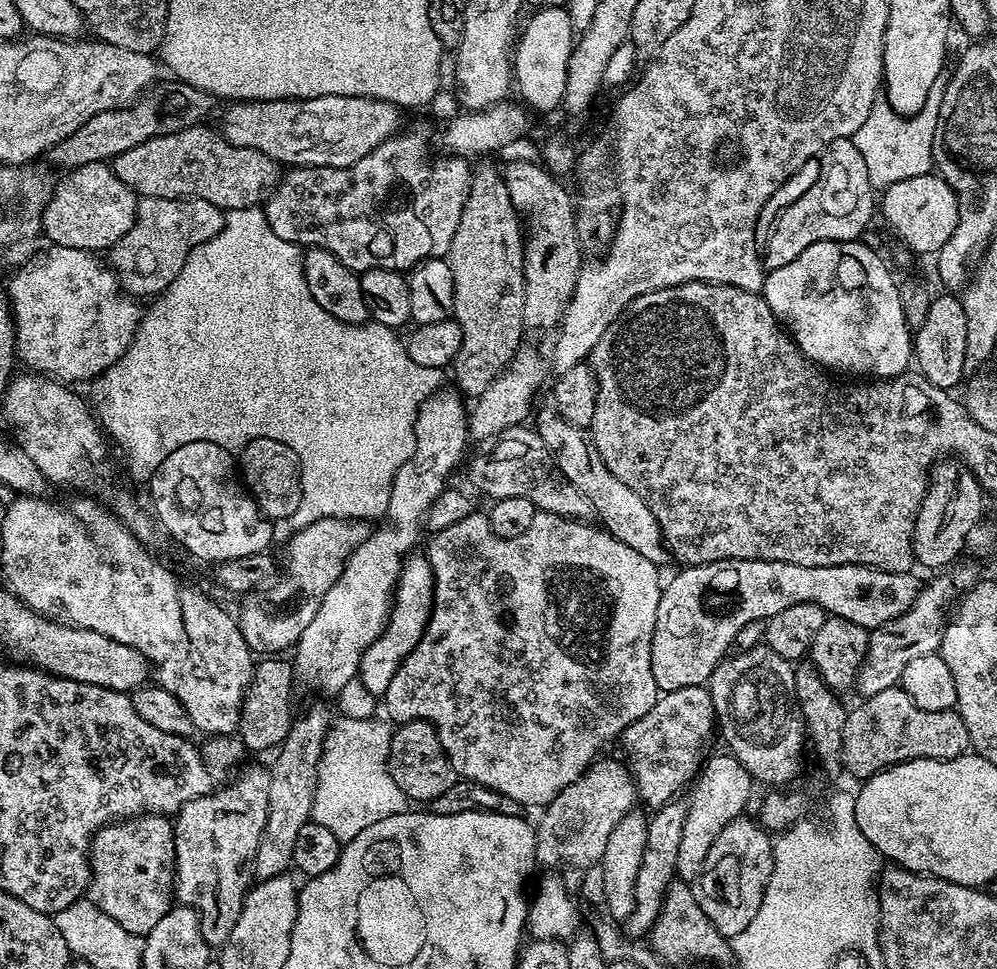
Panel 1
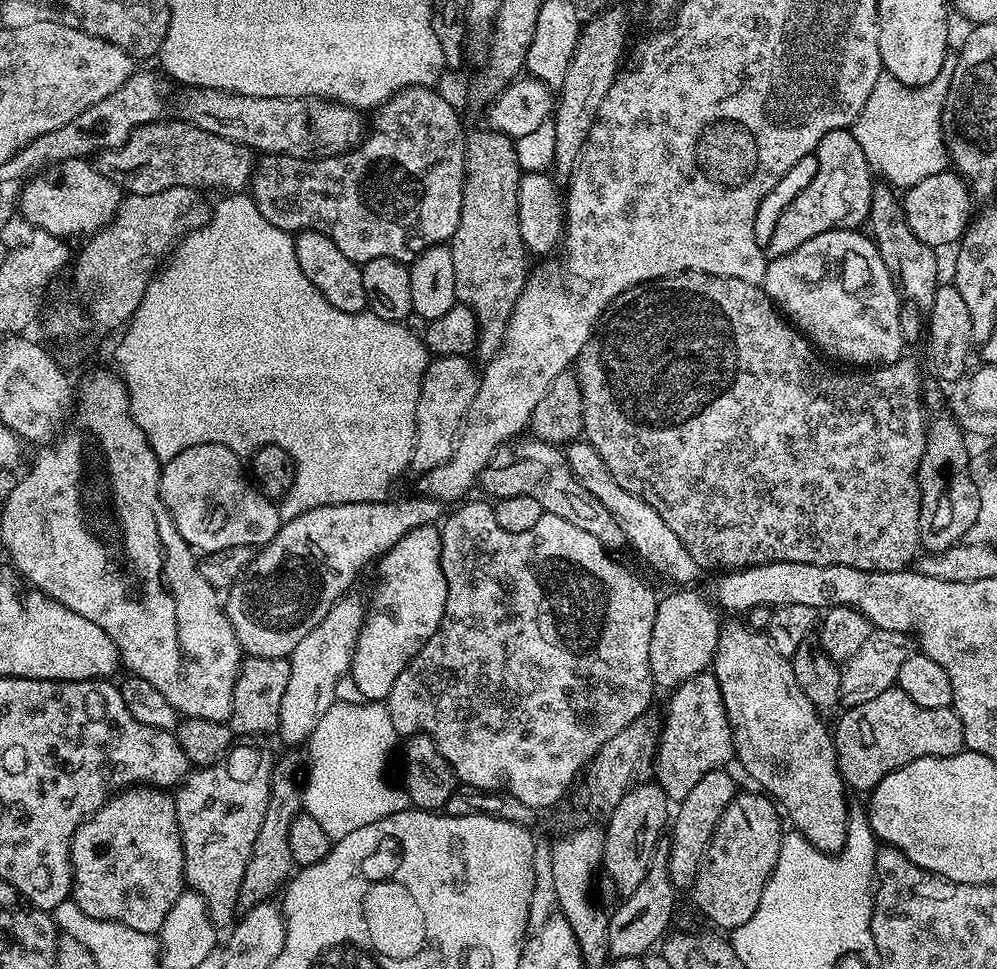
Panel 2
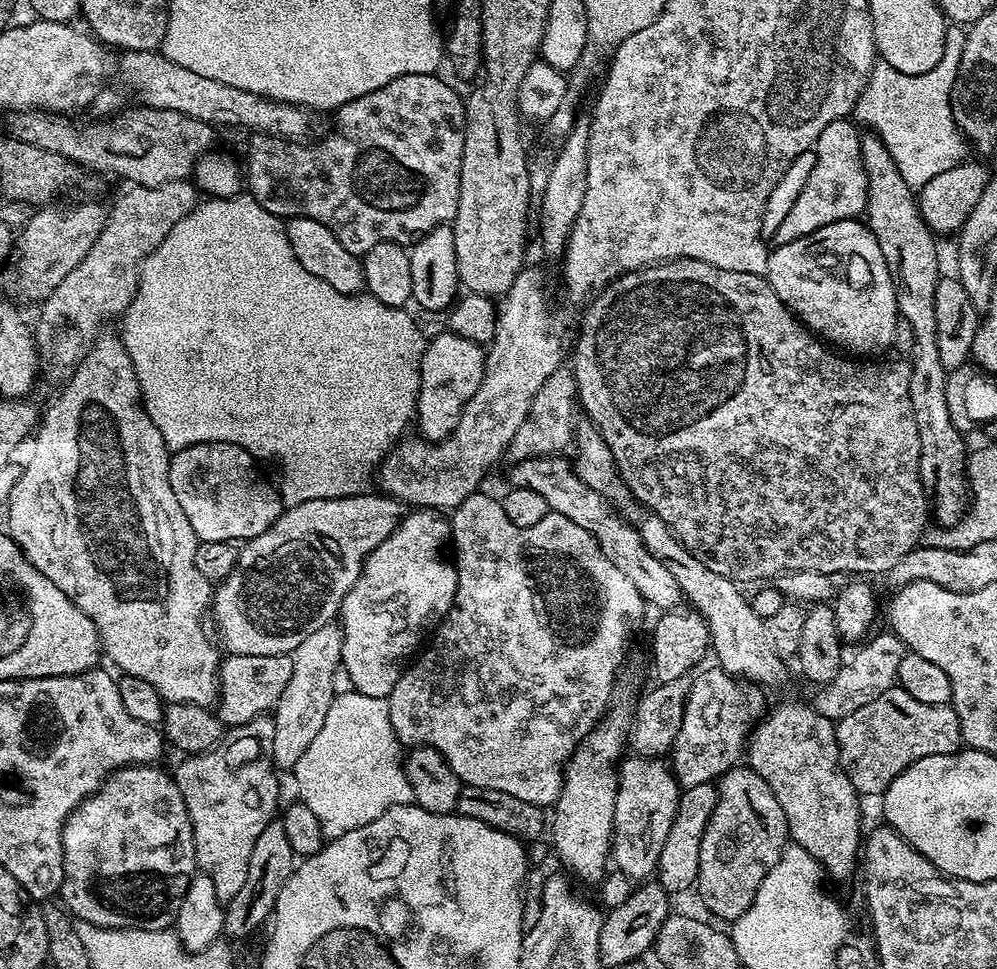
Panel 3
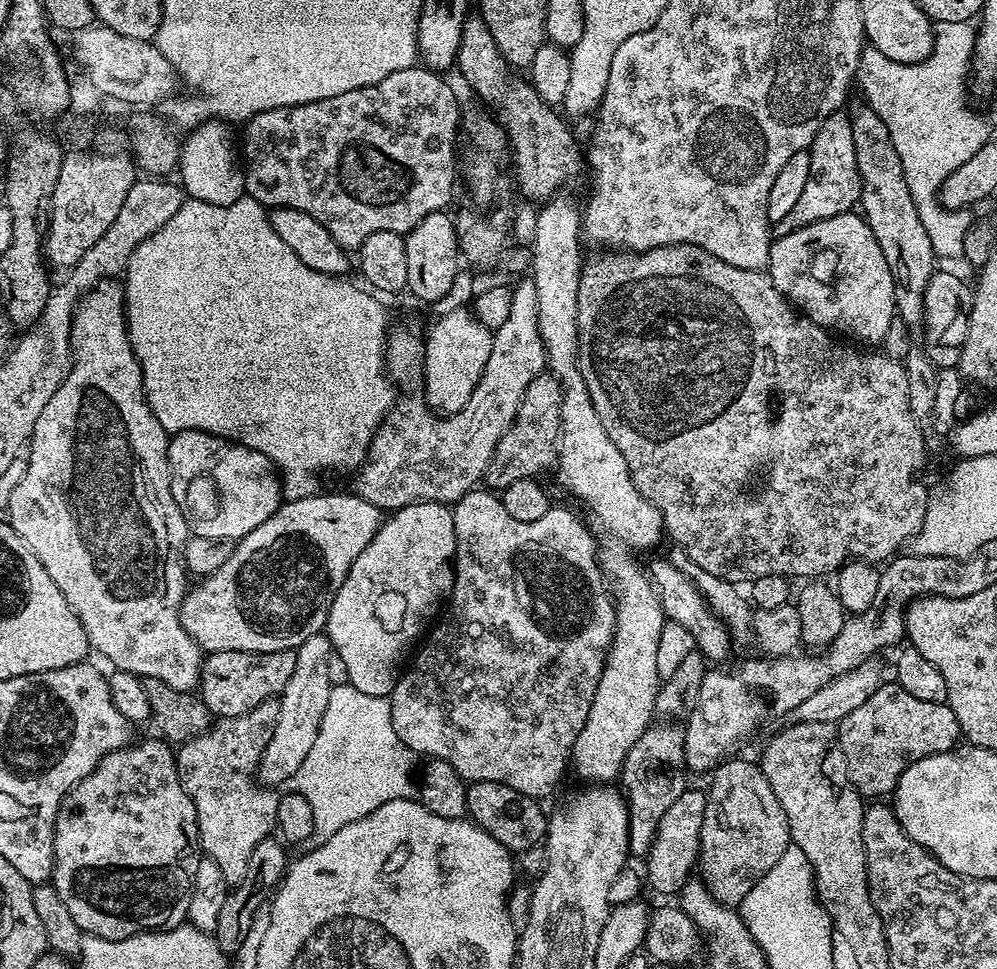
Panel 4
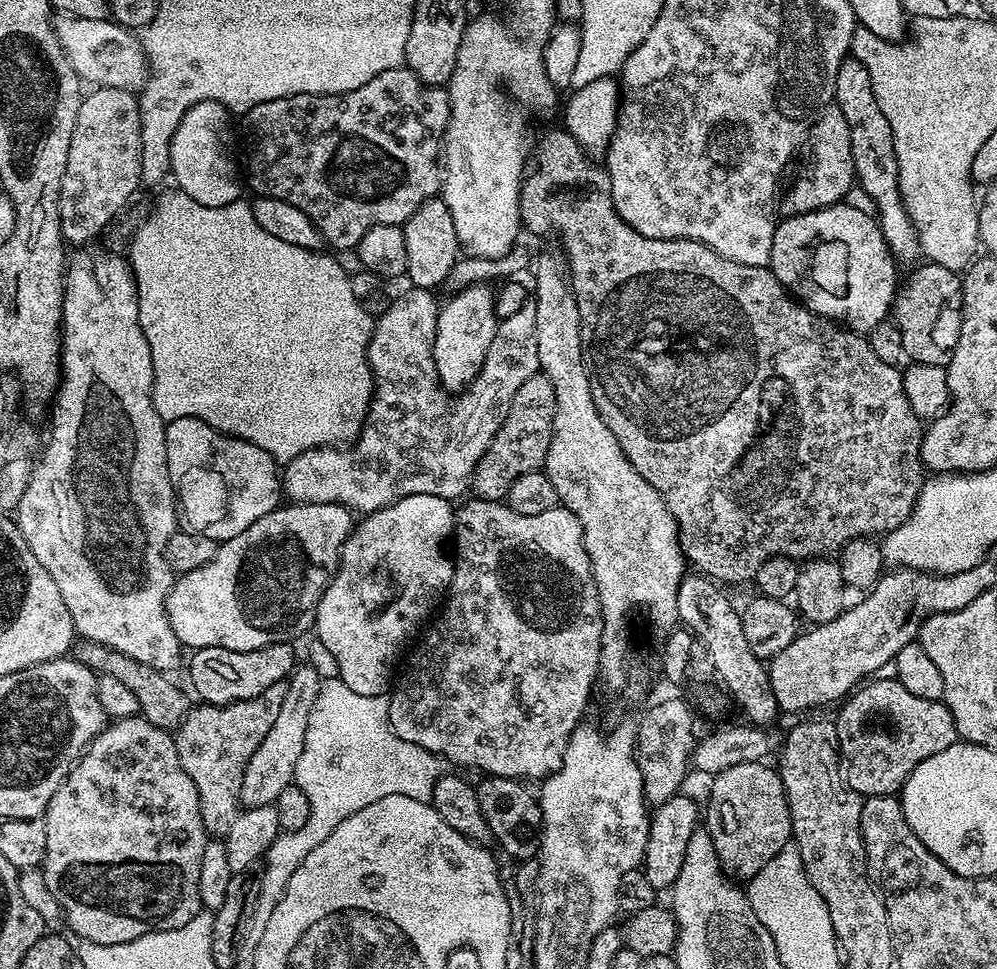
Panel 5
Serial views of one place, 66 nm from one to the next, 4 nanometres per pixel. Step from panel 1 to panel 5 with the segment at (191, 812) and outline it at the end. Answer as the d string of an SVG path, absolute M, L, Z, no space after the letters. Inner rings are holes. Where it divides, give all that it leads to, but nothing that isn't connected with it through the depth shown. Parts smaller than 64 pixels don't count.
M281 682L270 686L270 690L262 690L258 698L246 698L233 704L197 703L174 732L178 758L192 775L200 795L202 822L209 833L224 832L222 843L226 850L226 862L230 862L233 874L247 873L248 866L263 857L275 834L281 831L276 817L269 819L268 808L242 810L240 791L246 762L250 762L250 754L258 750L262 738L270 734L287 693L287 683ZM267 816L271 830L264 832L268 828L264 821Z

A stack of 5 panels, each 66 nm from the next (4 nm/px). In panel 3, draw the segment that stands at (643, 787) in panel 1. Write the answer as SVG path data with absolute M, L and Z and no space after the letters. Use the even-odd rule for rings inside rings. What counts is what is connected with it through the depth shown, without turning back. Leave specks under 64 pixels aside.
M719 666L711 667L692 676L682 726L670 749L672 775L681 789L716 782L724 773L739 765L752 729L764 719L769 707L761 685L745 682Z

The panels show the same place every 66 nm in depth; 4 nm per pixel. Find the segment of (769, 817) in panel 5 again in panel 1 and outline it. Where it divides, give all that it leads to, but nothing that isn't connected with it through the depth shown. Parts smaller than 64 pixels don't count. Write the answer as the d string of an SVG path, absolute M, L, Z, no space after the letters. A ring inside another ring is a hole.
M748 816L736 818L722 828L722 833L718 834L718 837L711 843L710 850L707 851L703 870L693 883L693 891L696 893L702 912L714 922L715 928L727 940L731 940L742 933L753 921L758 908L761 906L765 886L773 874L773 839L762 824L749 818Z

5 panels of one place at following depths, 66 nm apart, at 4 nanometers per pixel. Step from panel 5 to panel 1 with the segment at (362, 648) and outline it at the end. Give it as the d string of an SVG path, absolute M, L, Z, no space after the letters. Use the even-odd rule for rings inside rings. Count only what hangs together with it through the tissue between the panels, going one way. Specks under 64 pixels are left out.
M412 554L404 561L400 572L400 581L396 583L396 594L392 598L392 611L388 614L388 624L382 634L366 650L360 663L358 677L362 685L377 698L383 697L384 691L390 686L398 666L418 646L422 634L432 617L434 602L434 574L427 555Z

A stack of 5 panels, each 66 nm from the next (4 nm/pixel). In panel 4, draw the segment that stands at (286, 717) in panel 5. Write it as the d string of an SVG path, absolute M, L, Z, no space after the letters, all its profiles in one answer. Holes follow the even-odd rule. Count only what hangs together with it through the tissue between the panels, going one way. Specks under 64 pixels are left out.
M327 635L306 638L295 653L294 674L290 674L290 682L286 682L278 697L278 722L274 726L274 734L270 734L270 742L266 742L266 750L258 765L258 780L264 786L277 786L287 780L289 783L298 774L306 754L310 754L310 746L314 746L314 738L318 736L322 714L326 714L326 702L330 702L332 684L327 673L327 659L333 651Z

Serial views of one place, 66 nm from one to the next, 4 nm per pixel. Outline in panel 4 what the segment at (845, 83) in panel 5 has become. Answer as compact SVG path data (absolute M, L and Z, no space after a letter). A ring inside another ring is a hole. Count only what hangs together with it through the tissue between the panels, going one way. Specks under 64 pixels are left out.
M859 103L850 108L850 130L854 130L854 155L858 158L860 175L859 207L882 250L884 266L892 275L897 317L906 322L909 332L916 334L924 328L924 295L933 272L937 271L938 257L930 246L930 238L926 238L922 218L918 218L918 206L914 206L910 186L906 186L902 158L894 150L886 122L874 114L868 103Z

